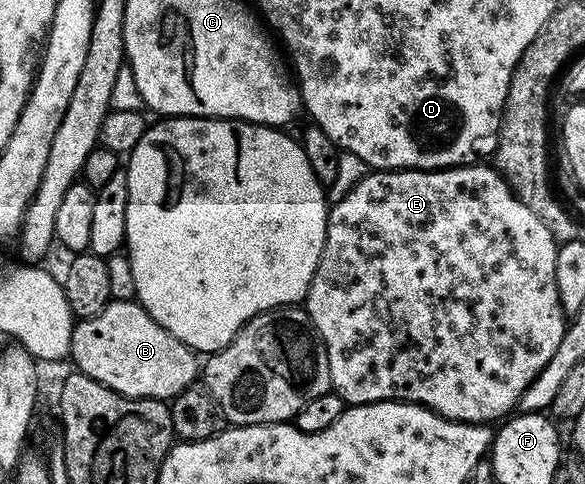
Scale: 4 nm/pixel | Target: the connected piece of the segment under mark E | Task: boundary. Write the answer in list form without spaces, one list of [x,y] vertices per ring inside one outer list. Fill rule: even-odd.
[[[475,163],[453,169],[370,171],[351,187],[344,199],[329,206],[326,242],[310,290],[305,295],[304,308],[326,348],[333,392],[347,406],[371,405],[377,401],[409,401],[411,405],[424,405],[450,421],[467,421],[470,425],[494,423],[505,418],[511,412],[510,408],[513,410],[517,406],[522,392],[532,379],[536,379],[548,359],[556,355],[568,324],[556,287],[559,242],[550,234],[550,228],[514,196],[510,184],[497,168],[487,165]]]

